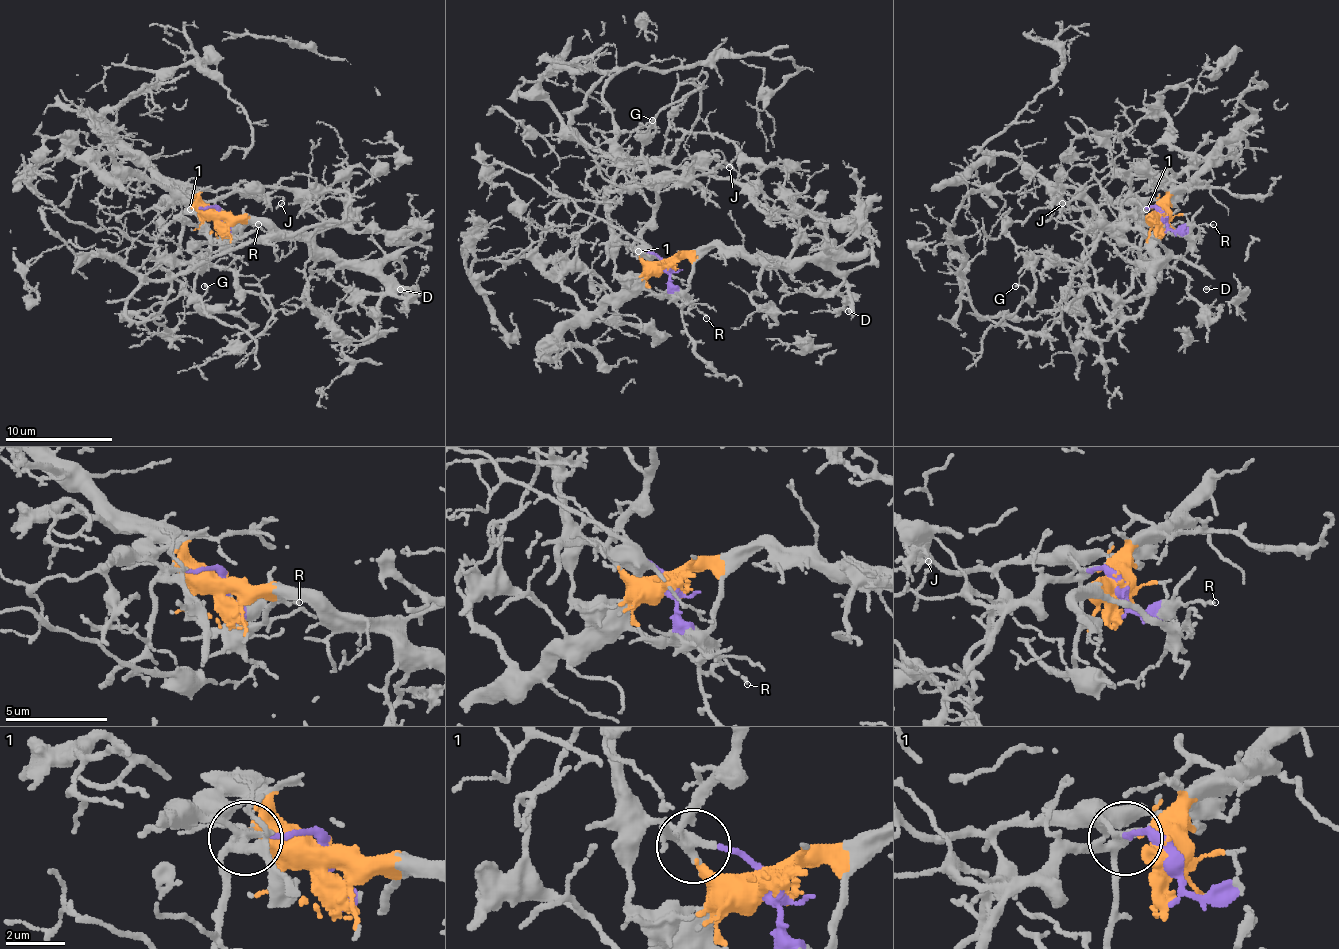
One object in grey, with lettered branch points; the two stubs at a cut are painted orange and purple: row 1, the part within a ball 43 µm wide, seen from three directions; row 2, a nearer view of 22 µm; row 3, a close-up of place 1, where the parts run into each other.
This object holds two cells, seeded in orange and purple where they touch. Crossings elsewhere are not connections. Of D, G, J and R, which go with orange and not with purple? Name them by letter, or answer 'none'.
D, G

